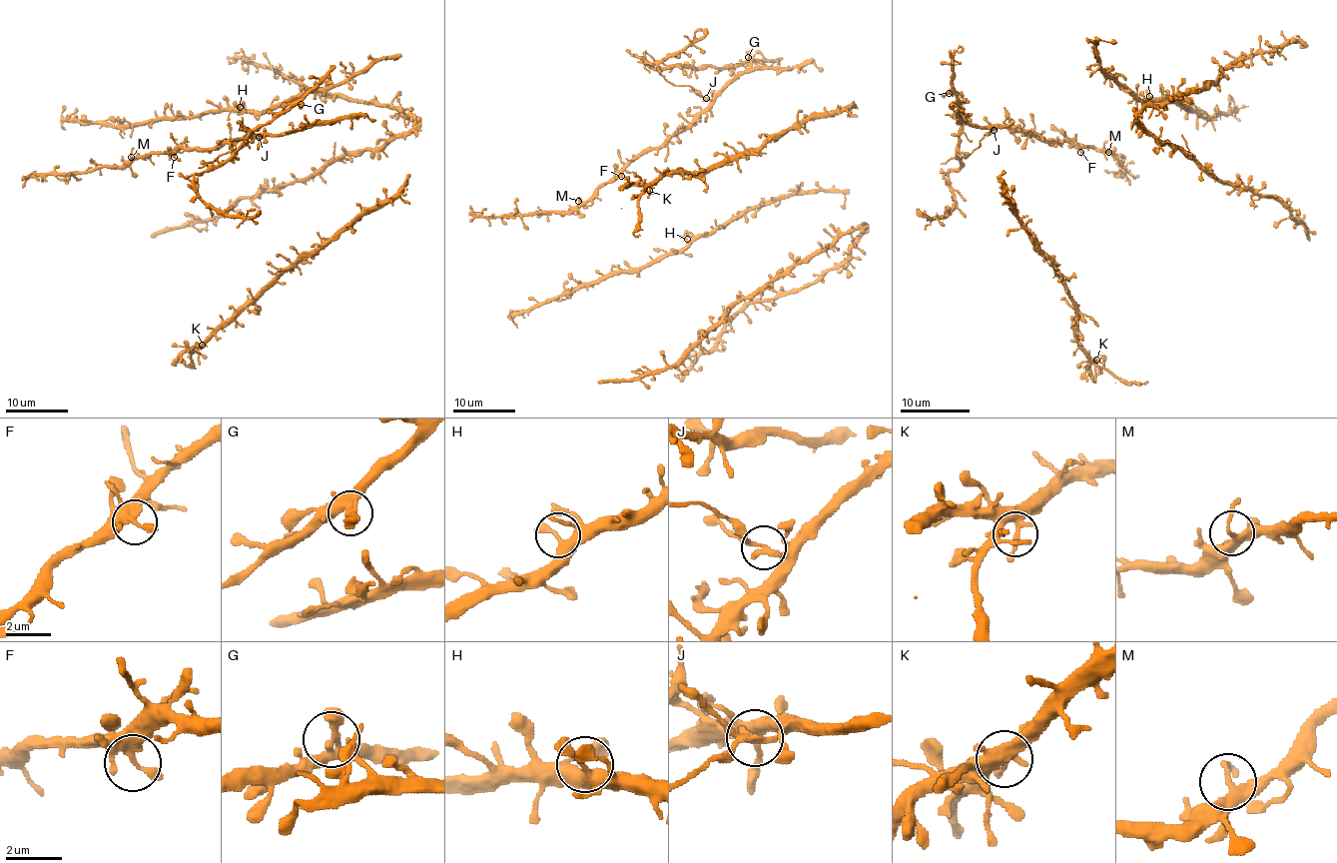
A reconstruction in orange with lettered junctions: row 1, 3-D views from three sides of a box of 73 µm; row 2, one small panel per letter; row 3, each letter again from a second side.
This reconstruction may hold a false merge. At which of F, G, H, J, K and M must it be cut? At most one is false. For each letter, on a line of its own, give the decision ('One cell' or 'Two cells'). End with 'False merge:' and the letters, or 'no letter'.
F: One cell
G: One cell
H: One cell
J: Two cells
K: One cell
M: One cell
False merge: J

